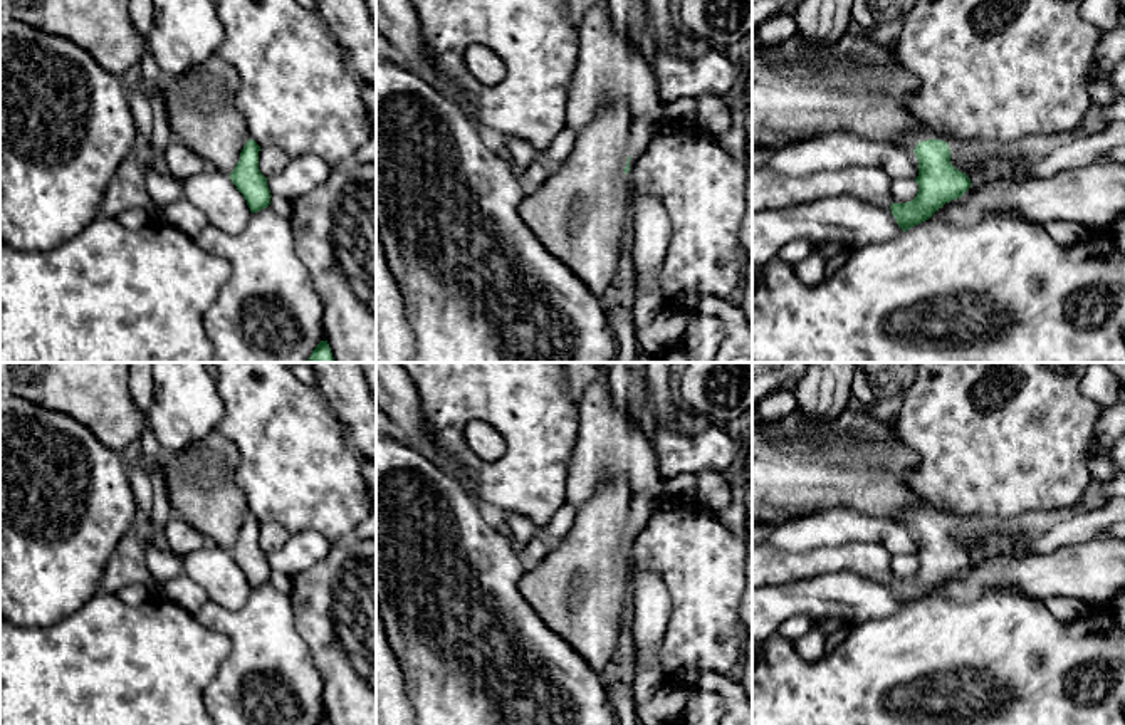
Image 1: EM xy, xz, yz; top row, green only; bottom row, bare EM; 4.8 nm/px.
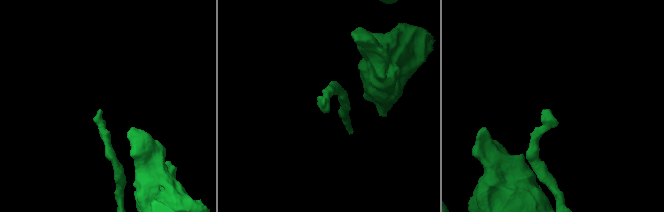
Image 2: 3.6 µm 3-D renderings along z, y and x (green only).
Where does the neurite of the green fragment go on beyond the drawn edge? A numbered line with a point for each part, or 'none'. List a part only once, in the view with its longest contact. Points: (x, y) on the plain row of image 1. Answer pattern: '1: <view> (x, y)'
none

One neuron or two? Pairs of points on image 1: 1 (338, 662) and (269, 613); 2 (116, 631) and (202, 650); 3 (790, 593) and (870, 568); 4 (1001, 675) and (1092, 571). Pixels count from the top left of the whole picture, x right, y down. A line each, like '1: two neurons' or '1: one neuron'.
1: two neurons
2: one neuron
3: two neurons
4: two neurons

